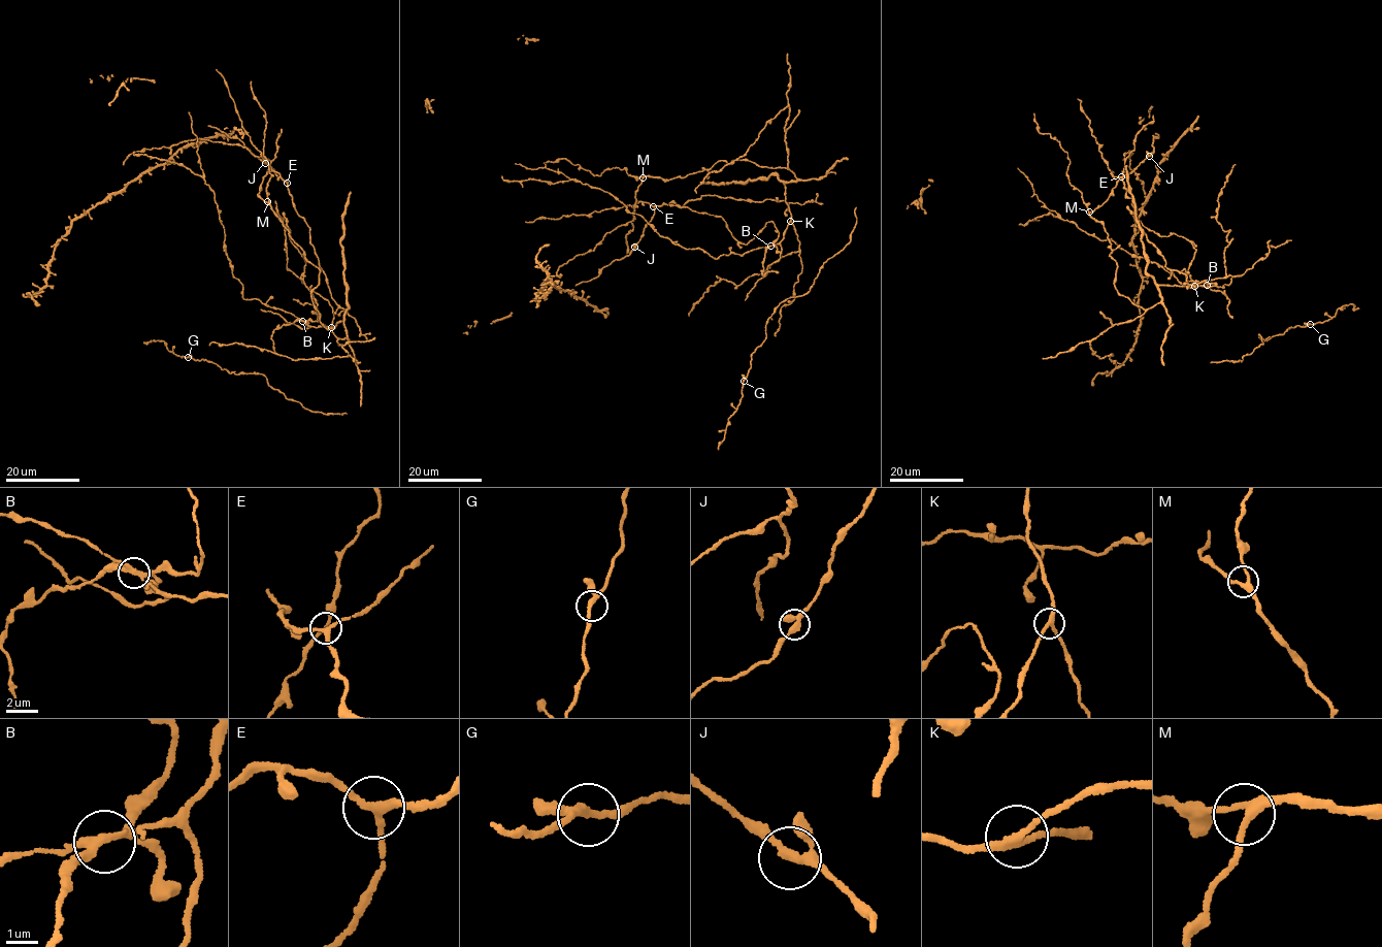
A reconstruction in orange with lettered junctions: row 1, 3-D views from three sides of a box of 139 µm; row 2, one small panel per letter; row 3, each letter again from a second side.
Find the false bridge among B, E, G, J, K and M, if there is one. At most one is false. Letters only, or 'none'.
B

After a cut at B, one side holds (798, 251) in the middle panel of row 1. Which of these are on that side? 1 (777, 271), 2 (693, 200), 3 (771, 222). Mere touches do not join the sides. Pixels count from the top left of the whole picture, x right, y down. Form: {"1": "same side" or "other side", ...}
{"1": "other side", "2": "same side", "3": "other side"}

